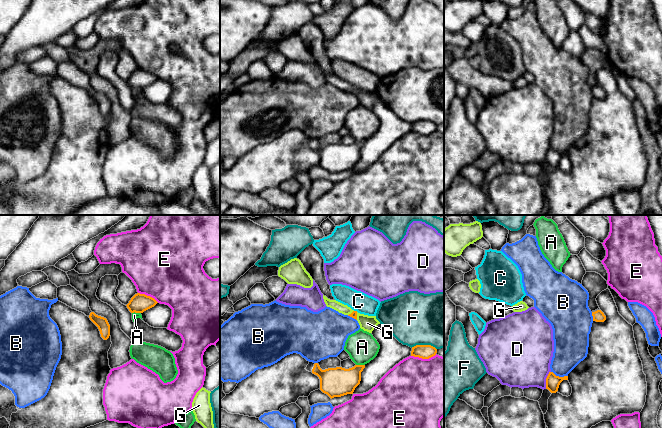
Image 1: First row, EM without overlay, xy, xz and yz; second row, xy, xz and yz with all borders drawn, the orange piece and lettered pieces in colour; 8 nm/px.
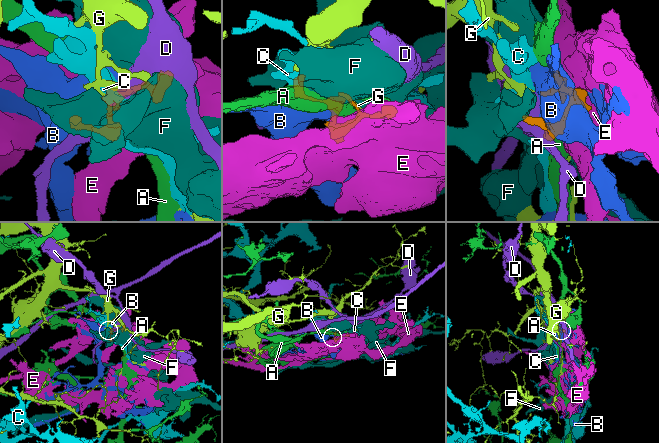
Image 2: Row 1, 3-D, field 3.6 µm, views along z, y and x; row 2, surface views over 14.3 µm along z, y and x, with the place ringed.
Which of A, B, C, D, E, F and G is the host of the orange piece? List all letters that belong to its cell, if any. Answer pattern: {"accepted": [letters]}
{"accepted": []}

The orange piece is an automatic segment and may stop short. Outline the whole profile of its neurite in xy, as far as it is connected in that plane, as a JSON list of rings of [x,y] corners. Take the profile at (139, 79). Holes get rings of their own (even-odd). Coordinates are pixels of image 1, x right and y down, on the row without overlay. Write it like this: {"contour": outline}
{"contour": [[[135,70],[126,81],[131,89],[143,89],[144,87],[154,83],[158,78],[145,70]]]}

